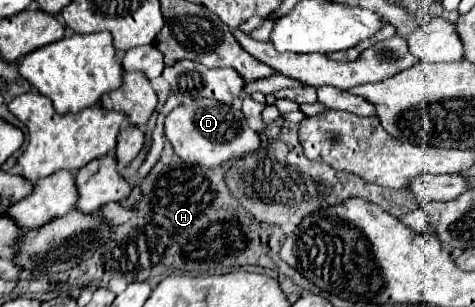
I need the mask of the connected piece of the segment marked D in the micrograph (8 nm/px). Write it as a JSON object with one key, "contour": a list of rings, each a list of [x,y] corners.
{"contour":[[[192,100],[176,106],[164,120],[164,134],[170,140],[174,152],[190,164],[198,164],[204,168],[220,166],[226,160],[242,158],[252,154],[260,146],[260,138],[254,130],[248,128],[244,114],[228,104],[218,100]]]}

